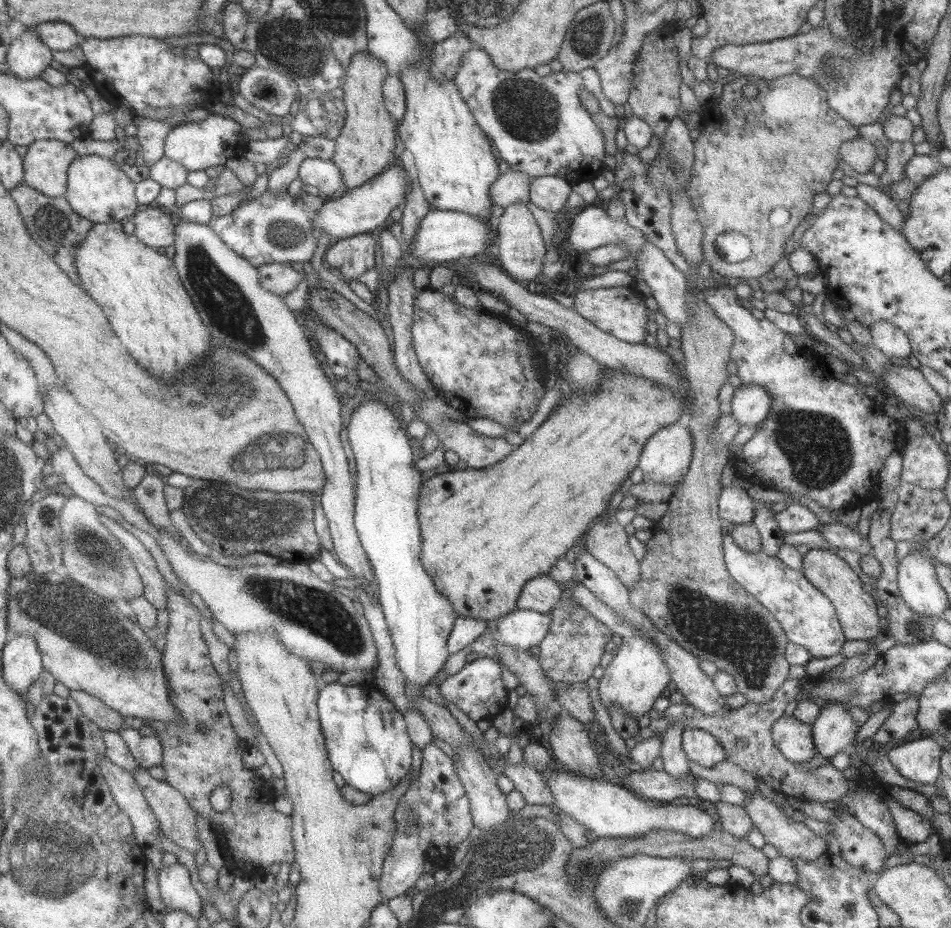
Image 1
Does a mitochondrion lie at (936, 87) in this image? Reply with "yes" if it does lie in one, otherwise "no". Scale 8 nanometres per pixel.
no

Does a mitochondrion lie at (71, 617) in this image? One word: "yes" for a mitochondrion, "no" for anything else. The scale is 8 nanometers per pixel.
yes

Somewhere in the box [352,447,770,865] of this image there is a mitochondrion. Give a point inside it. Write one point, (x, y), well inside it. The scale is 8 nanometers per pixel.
(404, 815)

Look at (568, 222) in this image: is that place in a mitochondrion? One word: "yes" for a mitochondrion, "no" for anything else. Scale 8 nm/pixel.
no

